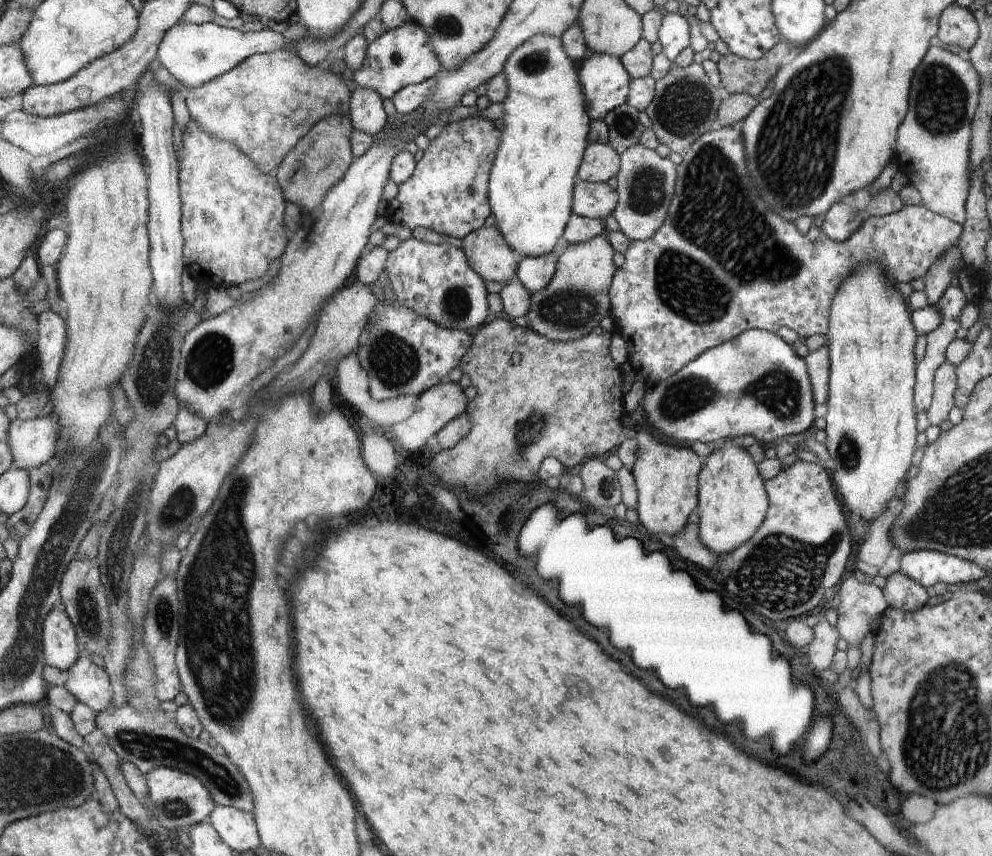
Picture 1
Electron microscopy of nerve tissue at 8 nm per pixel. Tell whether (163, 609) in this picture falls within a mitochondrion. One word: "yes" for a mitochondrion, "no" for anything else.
yes

